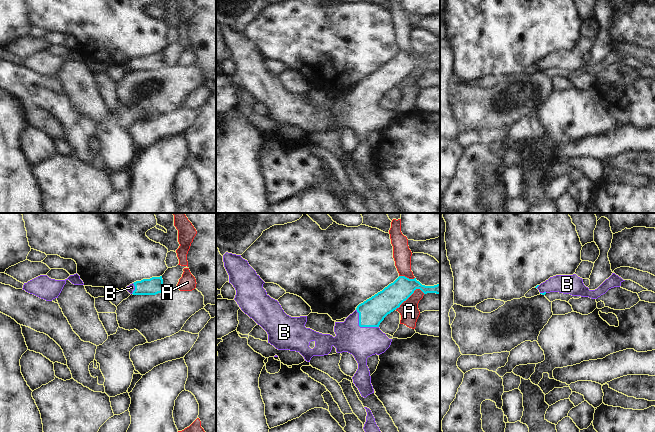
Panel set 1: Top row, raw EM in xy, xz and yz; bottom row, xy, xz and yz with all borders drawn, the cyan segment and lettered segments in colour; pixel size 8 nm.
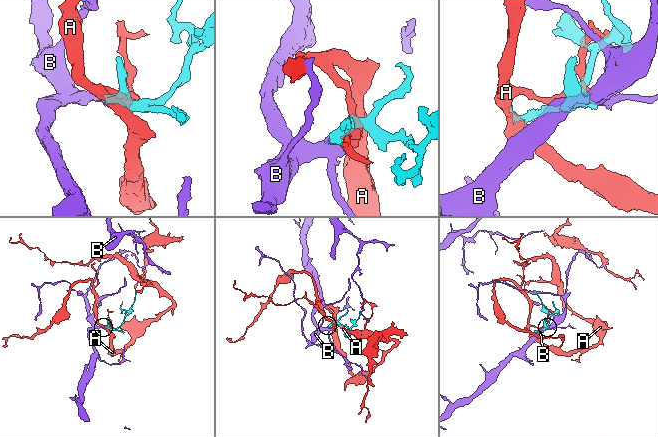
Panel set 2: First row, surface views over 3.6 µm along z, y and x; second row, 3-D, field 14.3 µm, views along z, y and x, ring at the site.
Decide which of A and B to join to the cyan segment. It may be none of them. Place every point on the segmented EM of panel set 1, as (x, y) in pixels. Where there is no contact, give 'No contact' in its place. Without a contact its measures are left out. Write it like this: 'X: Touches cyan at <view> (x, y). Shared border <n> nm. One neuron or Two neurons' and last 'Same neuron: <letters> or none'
A: Touches cyan at xz (409, 296). Shared border 280 nm. Two neurons
B: Touches cyan at xz (361, 326). Shared border 240 nm. One neuron
Same neuron: B

